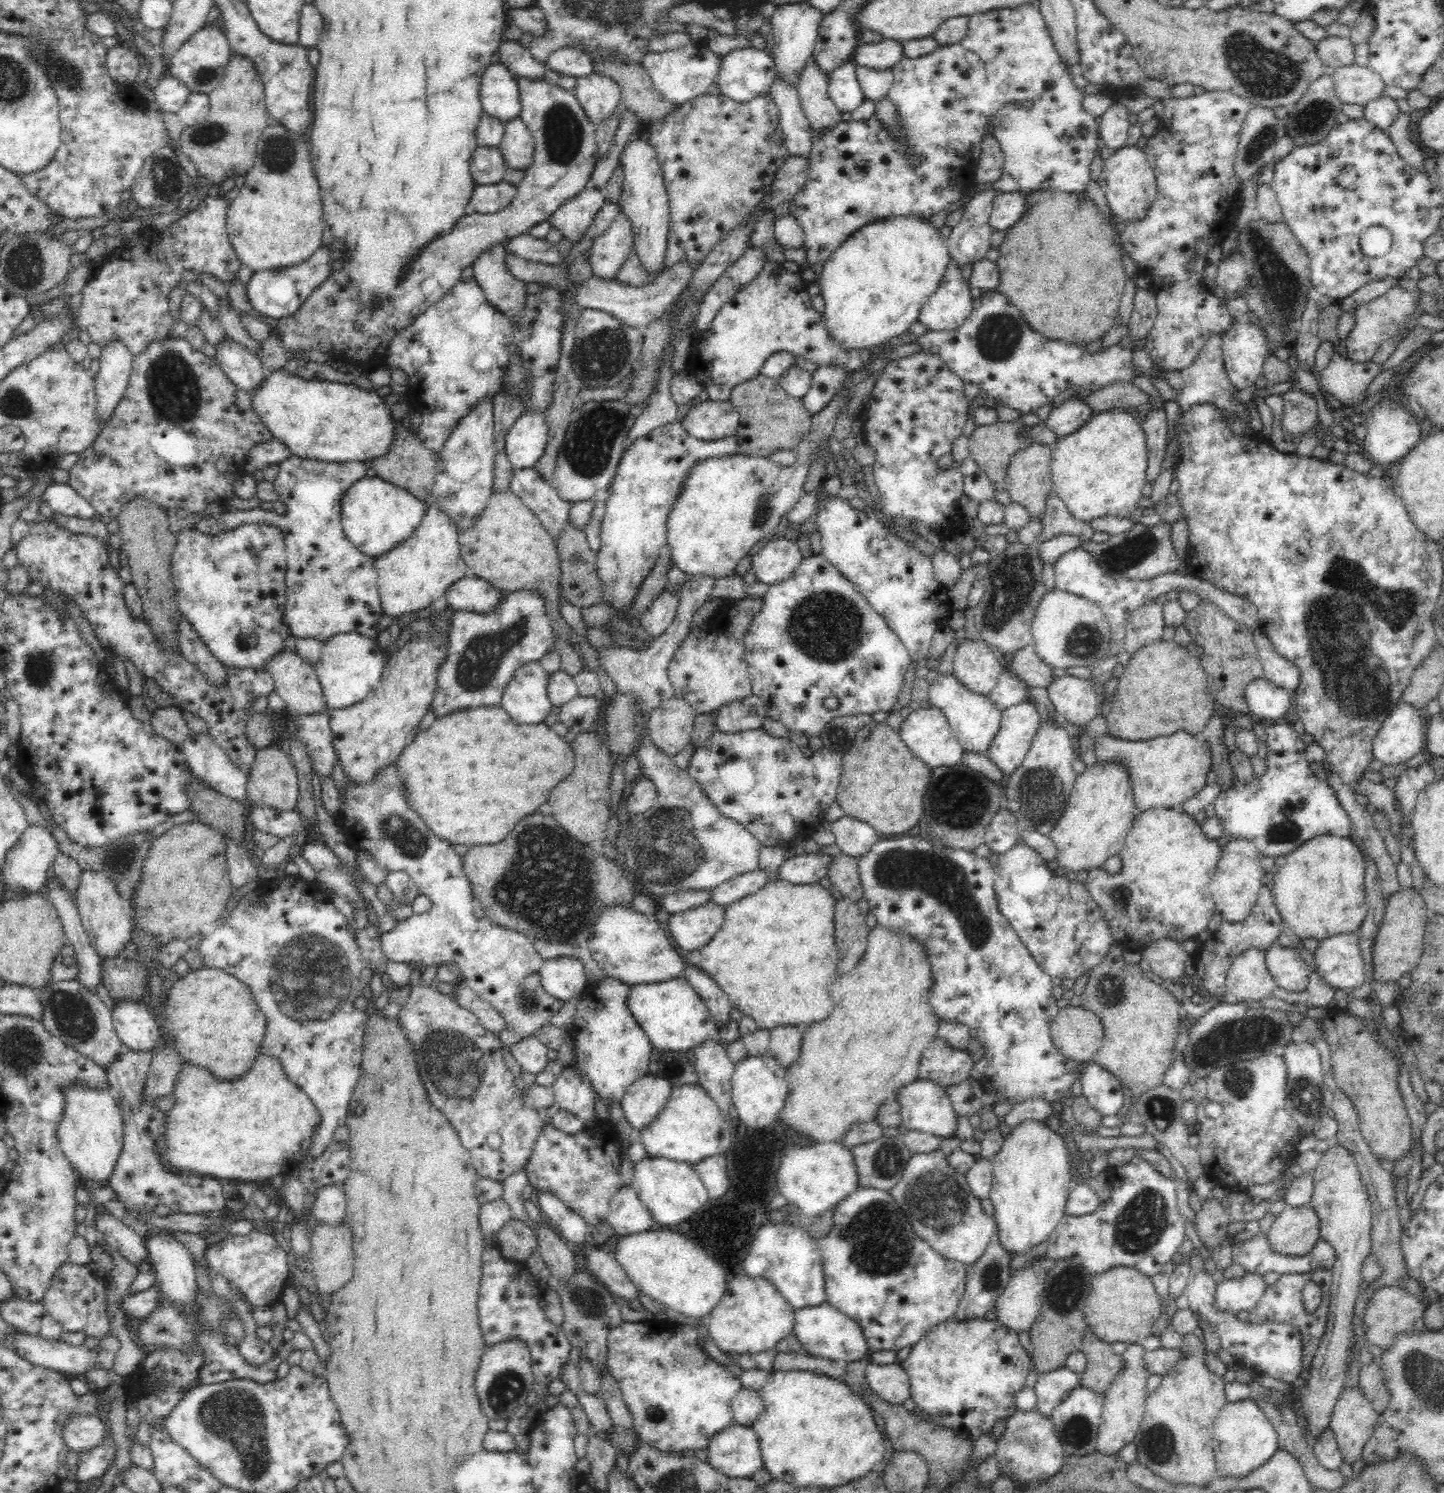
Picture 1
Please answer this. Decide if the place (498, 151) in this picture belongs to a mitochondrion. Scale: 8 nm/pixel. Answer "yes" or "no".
no

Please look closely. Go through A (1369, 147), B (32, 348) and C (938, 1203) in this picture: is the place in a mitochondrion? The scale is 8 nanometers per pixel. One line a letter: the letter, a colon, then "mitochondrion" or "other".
A: other
B: other
C: mitochondrion

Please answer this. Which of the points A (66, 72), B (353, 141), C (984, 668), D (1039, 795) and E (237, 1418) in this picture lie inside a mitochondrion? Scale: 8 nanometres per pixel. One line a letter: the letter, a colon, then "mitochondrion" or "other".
A: mitochondrion
B: other
C: other
D: mitochondrion
E: mitochondrion

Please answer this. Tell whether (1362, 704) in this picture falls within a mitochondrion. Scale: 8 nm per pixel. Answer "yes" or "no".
yes

